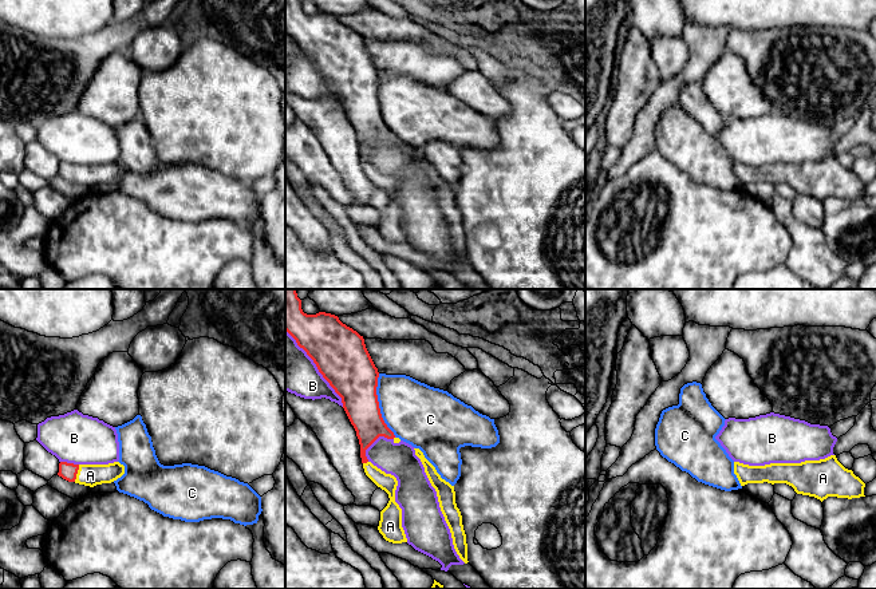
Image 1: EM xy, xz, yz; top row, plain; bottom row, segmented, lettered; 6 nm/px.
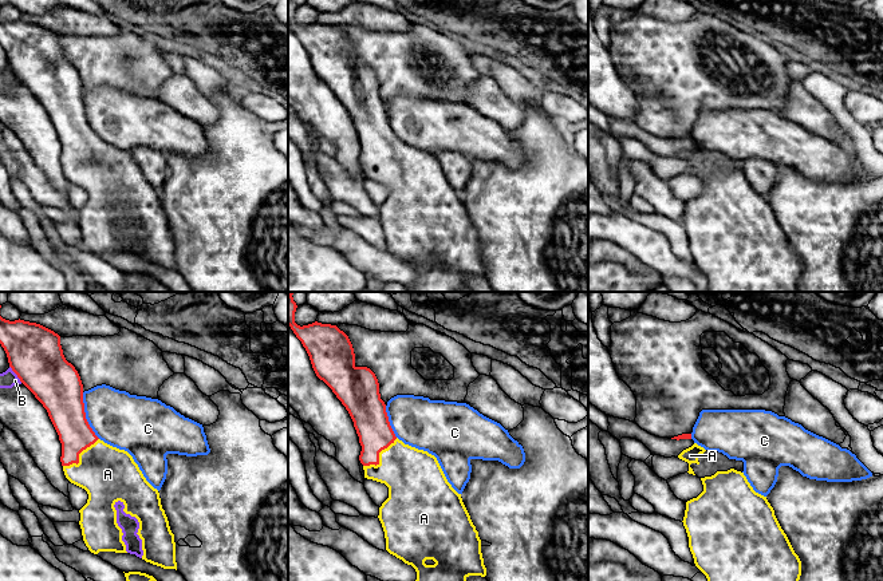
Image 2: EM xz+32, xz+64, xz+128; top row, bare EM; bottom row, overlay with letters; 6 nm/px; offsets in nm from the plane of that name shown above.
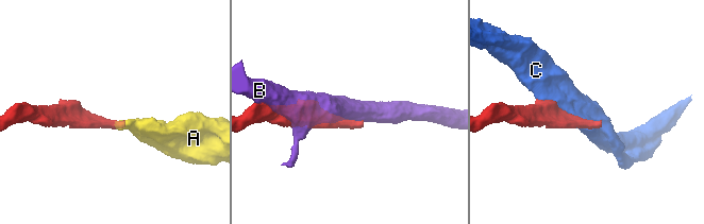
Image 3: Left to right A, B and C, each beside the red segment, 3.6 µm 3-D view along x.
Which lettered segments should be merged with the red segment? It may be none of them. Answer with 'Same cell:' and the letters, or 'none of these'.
Same cell: A

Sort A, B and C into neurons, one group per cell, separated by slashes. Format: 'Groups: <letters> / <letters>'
Groups: A / B / C

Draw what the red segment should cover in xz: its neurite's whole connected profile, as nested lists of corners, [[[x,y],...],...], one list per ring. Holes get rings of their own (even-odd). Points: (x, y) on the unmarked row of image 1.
[[[285,0],[285,31],[307,52],[323,78],[342,98],[343,108],[359,139],[364,173],[388,194],[390,201],[380,212],[379,233],[388,242],[407,242],[402,228],[402,209],[395,202],[398,181],[374,166],[366,157],[366,150],[379,137],[392,139],[394,143],[399,143],[400,139],[382,118],[376,95],[379,72],[363,36],[335,15],[304,13],[301,0]]]

